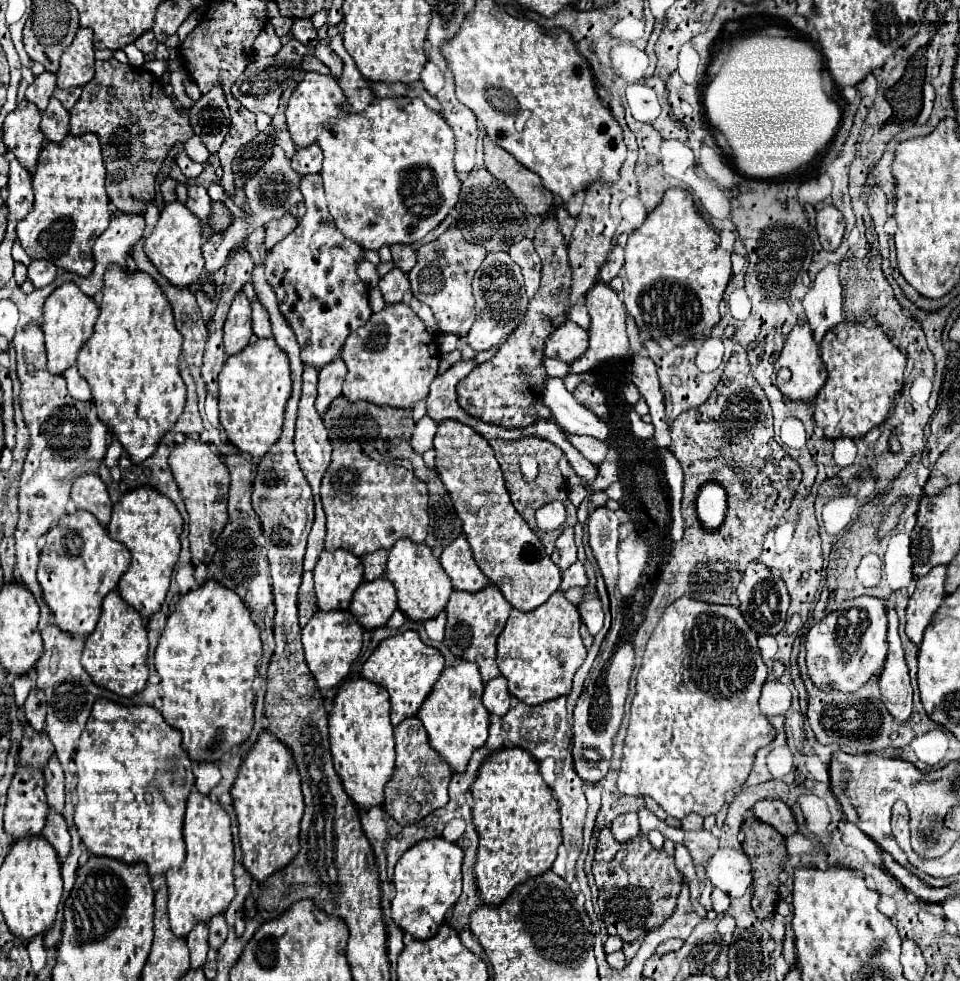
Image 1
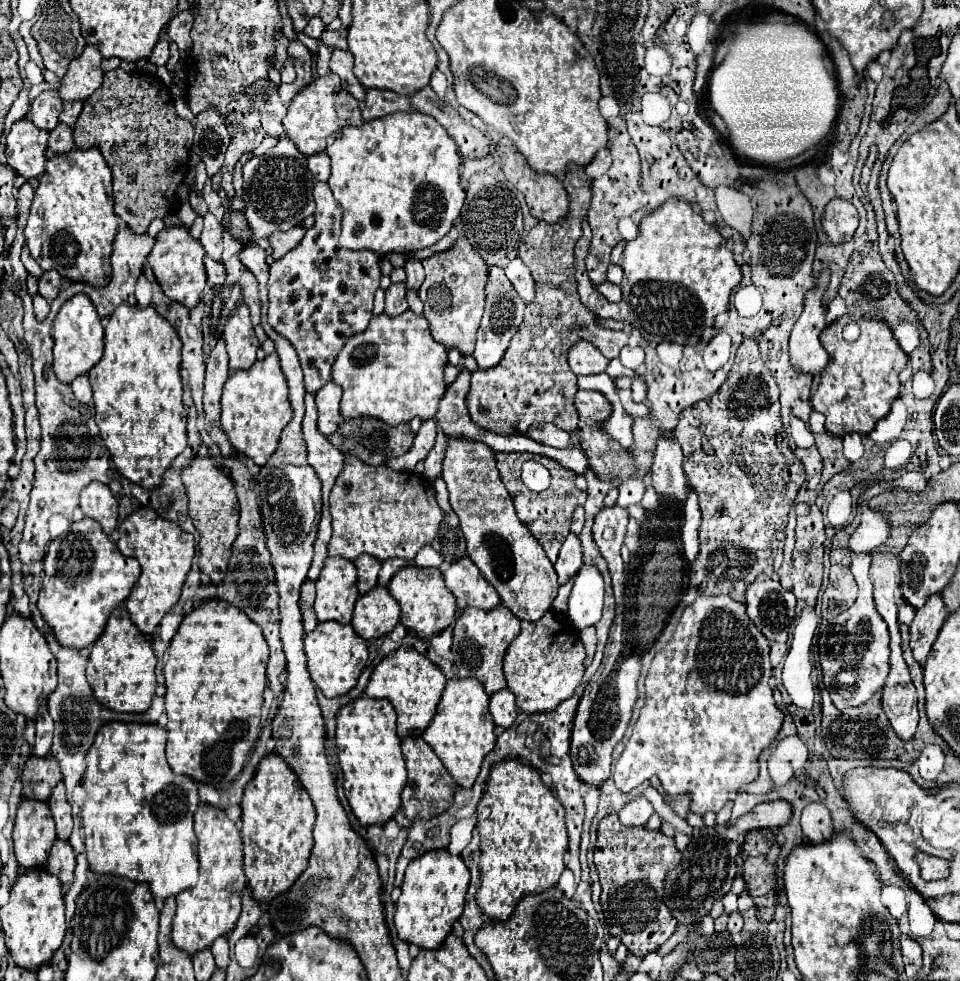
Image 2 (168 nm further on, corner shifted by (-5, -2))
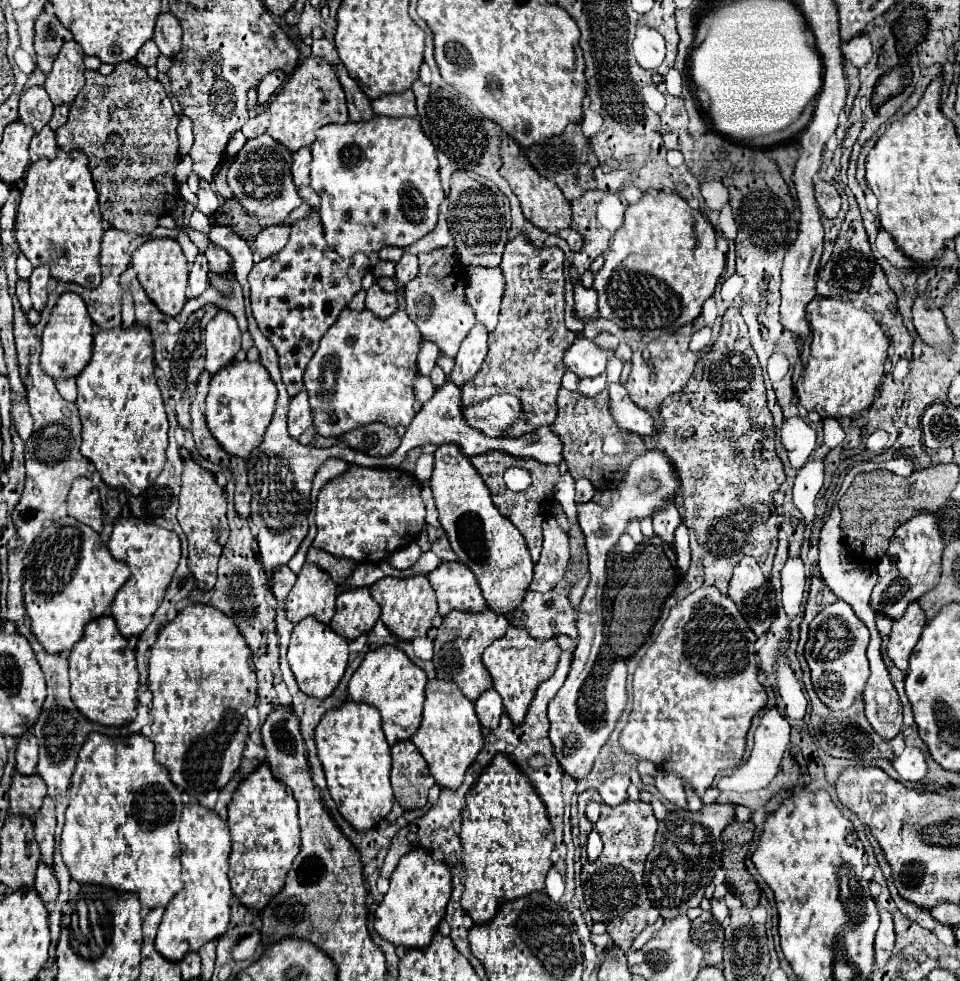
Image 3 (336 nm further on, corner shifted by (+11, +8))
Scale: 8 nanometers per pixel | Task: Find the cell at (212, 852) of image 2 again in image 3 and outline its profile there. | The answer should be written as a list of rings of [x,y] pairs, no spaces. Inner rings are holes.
[[[186,804],[182,810],[178,836],[184,888],[166,906],[156,934],[156,950],[174,962],[178,962],[188,952],[198,952],[212,938],[222,936],[230,922],[232,904],[232,890],[228,882],[230,834],[226,820],[202,804]]]

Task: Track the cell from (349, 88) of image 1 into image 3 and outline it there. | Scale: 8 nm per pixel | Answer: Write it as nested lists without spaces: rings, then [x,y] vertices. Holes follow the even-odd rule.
[[[404,90],[400,94],[384,94],[382,98],[370,100],[374,114],[388,114],[388,116],[418,116],[416,114],[416,100],[412,90]]]

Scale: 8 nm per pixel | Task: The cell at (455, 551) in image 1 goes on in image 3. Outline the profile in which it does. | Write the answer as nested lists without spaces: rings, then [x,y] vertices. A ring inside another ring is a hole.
[[[442,562],[428,574],[438,598],[438,614],[446,616],[452,610],[482,612],[486,610],[484,596],[472,570],[462,562]]]

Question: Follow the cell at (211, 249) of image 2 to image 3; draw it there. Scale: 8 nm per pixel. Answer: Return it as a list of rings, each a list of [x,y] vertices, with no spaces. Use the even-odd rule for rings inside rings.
[[[208,242],[208,248],[204,250],[204,256],[208,258],[208,264],[210,264],[212,272],[216,272],[216,274],[222,274],[222,272],[232,268],[230,254],[224,248],[220,248],[220,246],[212,244],[212,242]]]

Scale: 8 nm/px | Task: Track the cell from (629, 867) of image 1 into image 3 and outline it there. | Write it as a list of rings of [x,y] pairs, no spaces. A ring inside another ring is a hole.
[[[586,790],[578,796],[578,826],[580,826],[580,846],[582,846],[582,890],[584,890],[584,902],[600,912],[604,912],[604,924],[610,934],[610,938],[616,942],[618,948],[624,952],[630,950],[634,938],[650,924],[658,920],[656,908],[648,902],[646,888],[642,882],[642,870],[644,860],[648,852],[654,848],[658,822],[654,818],[652,806],[638,800],[626,800],[624,804],[612,808],[606,804],[600,804],[600,818],[596,822],[590,822],[586,818],[586,806],[590,800],[600,800],[598,790]],[[596,830],[604,842],[604,850],[596,862],[588,862],[586,858],[586,840],[588,834]]]

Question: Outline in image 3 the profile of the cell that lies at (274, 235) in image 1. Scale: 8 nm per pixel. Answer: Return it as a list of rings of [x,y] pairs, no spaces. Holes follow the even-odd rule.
[[[278,224],[278,226],[266,226],[262,228],[262,232],[254,238],[254,246],[258,250],[258,254],[262,258],[268,258],[276,252],[280,252],[286,242],[288,242],[288,234],[290,234],[290,226],[286,224]]]

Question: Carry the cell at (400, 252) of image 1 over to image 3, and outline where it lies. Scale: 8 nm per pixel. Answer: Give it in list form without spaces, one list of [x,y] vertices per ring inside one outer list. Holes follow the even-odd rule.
[[[404,252],[404,256],[396,264],[396,280],[400,284],[408,284],[412,278],[416,278],[416,274],[418,274],[418,258],[414,254]]]

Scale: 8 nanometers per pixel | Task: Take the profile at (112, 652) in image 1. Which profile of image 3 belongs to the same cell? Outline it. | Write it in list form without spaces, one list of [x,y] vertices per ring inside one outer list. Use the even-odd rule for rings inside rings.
[[[110,614],[88,622],[84,636],[70,652],[70,696],[74,706],[90,720],[106,726],[122,726],[136,718],[138,668],[134,650],[118,632]]]

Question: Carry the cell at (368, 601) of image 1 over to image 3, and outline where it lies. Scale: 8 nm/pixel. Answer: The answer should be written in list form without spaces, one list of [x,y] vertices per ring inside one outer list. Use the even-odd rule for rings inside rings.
[[[352,588],[338,594],[336,614],[330,622],[330,628],[348,640],[356,640],[360,634],[370,632],[378,618],[380,606],[370,596],[370,590]]]

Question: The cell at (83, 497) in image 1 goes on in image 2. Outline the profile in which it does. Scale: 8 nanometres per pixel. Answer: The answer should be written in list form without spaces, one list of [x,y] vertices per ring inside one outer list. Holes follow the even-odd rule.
[[[92,482],[82,490],[80,510],[86,518],[100,522],[106,534],[112,534],[118,526],[118,500],[102,482]]]

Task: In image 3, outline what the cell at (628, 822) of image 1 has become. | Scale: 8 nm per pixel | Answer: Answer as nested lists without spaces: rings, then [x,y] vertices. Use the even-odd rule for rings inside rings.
[[[618,772],[618,774],[610,776],[610,778],[598,788],[598,792],[600,792],[604,804],[608,804],[608,806],[618,806],[620,802],[626,802],[626,800],[628,800],[628,794],[626,794],[628,786],[630,786],[630,778],[628,778],[626,774],[620,774],[620,772]]]

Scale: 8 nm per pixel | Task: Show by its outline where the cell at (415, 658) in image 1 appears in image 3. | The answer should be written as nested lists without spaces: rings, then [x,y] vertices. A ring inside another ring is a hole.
[[[384,644],[366,654],[360,668],[354,672],[348,684],[348,696],[354,702],[366,702],[380,710],[382,728],[388,744],[398,740],[408,740],[420,726],[422,704],[424,704],[424,686],[428,676],[422,668],[412,664],[412,660],[396,646]]]

